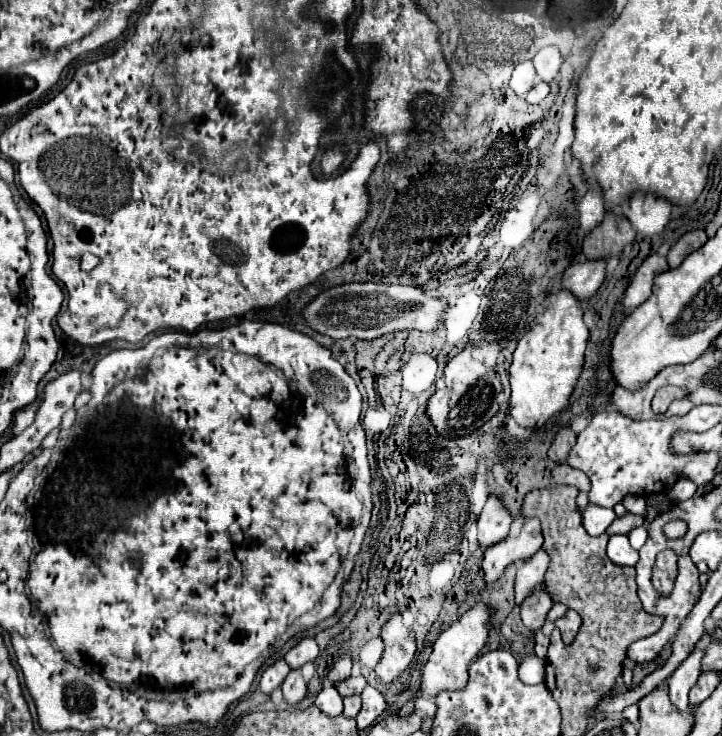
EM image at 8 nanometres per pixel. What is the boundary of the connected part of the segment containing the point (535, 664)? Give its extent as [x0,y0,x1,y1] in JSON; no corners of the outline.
[519,655,545,685]

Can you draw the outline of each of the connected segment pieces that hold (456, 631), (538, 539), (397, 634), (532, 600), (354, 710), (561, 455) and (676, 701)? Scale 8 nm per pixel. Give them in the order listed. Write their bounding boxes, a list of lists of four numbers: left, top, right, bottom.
[[421,603,491,697],[481,519,543,583],[375,613,417,685],[521,585,553,633],[343,695,361,717],[549,427,577,463],[667,649,703,711]]

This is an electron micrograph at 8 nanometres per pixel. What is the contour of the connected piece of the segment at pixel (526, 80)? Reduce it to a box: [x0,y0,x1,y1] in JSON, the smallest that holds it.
[509,61,535,95]

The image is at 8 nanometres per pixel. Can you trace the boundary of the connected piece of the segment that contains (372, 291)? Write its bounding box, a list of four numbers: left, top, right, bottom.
[303,283,447,339]

